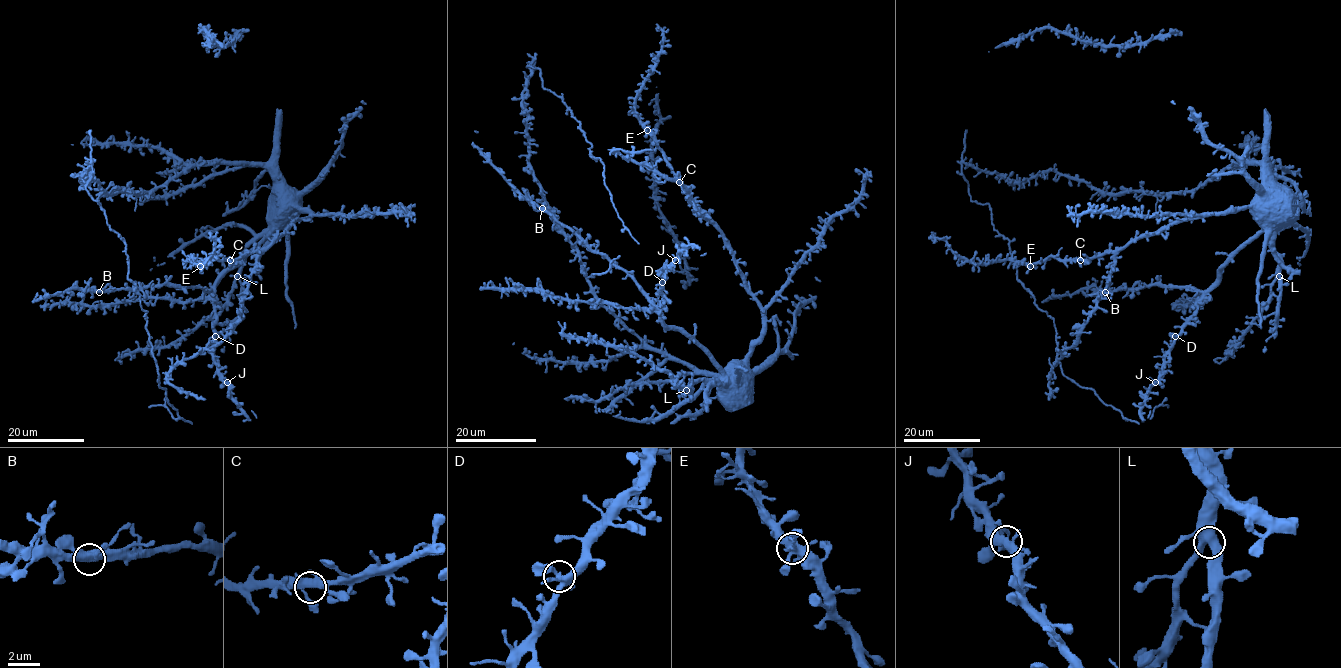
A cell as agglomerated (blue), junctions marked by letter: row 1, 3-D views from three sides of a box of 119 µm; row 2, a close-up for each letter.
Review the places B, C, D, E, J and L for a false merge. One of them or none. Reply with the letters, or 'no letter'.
no letter

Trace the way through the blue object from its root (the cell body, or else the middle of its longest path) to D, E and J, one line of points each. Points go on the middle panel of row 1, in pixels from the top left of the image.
D: (577, 247), (590, 292), (629, 329), (654, 348), (699, 370), (726, 377), (691, 338), (663, 322), (662, 282)
E: (577, 247), (590, 292), (654, 348), (726, 375), (760, 335), (762, 309), (729, 242), (647, 130)
J: (577, 247), (590, 292), (629, 329), (654, 348), (726, 377), (691, 338), (662, 320), (659, 273), (675, 261)

